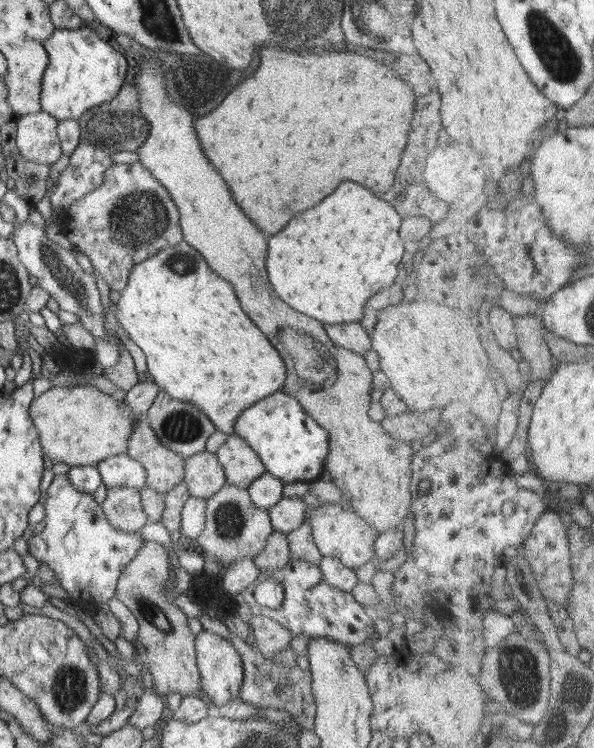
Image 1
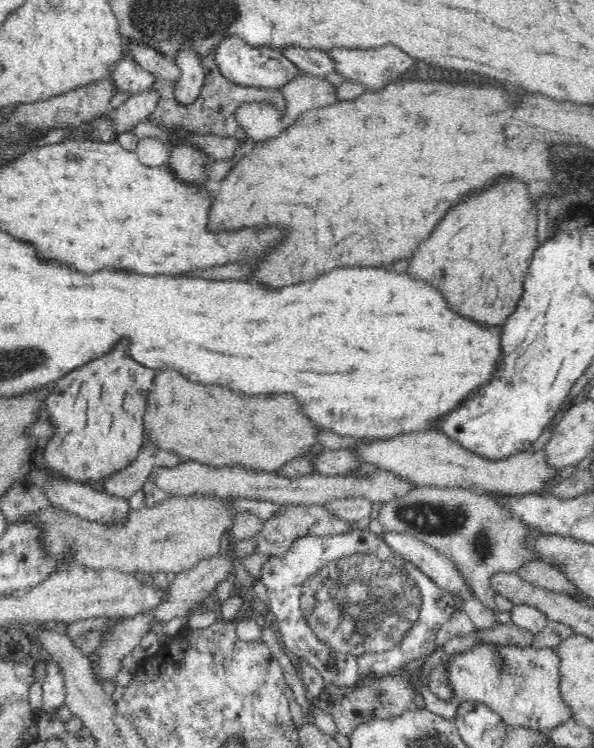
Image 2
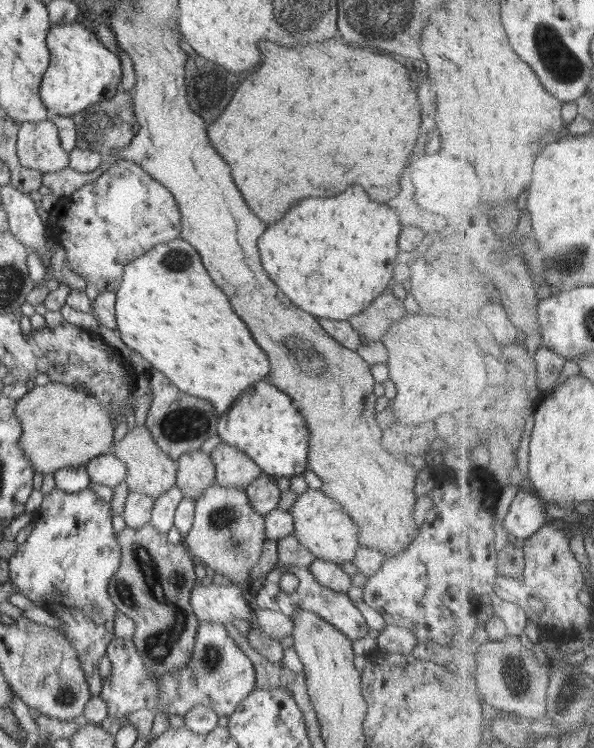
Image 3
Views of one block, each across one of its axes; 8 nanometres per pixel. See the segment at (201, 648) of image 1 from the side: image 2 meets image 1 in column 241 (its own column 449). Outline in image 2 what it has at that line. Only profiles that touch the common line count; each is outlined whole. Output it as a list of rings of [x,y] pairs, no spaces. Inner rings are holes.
[[[476,642],[465,653],[456,653],[445,662],[453,700],[479,702],[493,710],[508,726],[527,727],[548,732],[572,718],[568,703],[562,699],[556,649],[518,645],[490,645]]]

